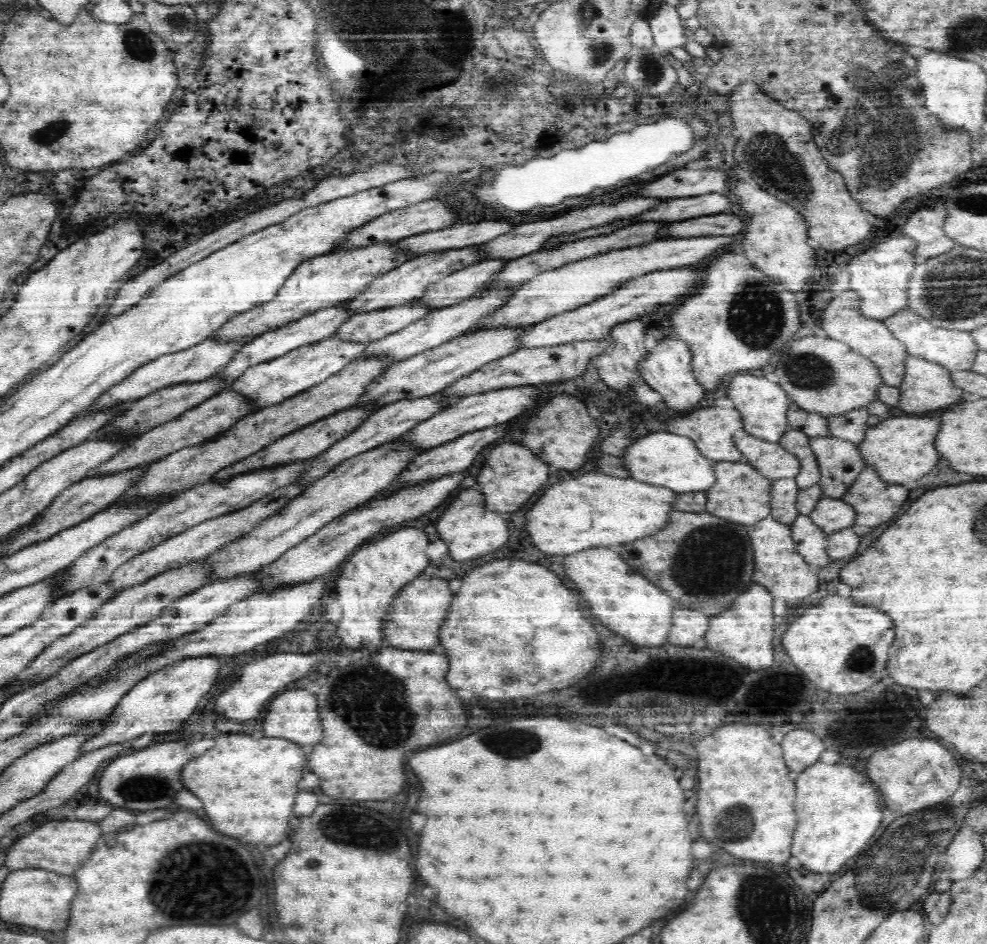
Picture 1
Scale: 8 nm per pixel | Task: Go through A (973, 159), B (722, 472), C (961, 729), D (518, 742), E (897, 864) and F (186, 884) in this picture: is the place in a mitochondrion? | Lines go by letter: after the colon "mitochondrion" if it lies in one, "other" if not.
A: other
B: other
C: other
D: mitochondrion
E: mitochondrion
F: mitochondrion

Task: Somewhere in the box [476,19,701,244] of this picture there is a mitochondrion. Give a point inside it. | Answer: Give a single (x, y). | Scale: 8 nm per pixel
(650, 69)

